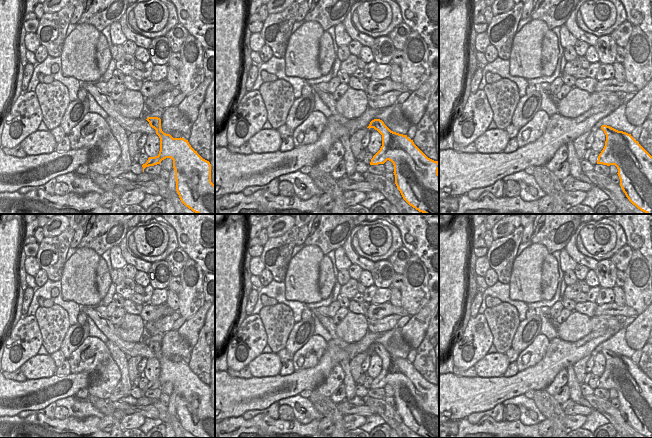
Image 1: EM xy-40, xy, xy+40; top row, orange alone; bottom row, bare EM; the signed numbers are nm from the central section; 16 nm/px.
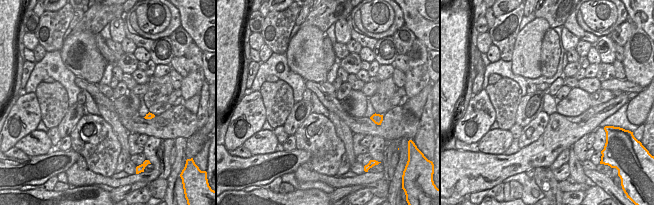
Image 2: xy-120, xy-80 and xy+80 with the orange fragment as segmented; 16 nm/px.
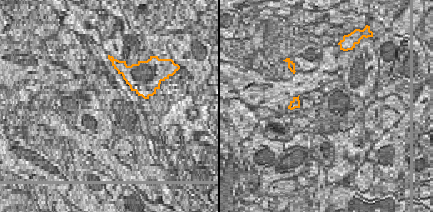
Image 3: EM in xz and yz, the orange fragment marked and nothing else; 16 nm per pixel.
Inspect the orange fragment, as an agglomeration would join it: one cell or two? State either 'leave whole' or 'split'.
leave whole

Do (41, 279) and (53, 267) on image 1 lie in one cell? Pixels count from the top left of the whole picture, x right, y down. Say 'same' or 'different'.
different

